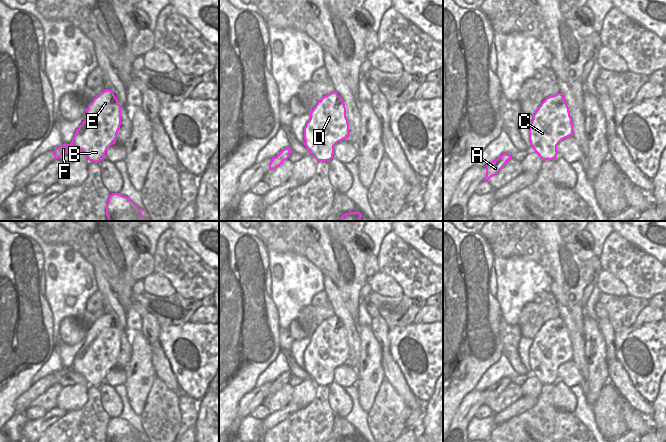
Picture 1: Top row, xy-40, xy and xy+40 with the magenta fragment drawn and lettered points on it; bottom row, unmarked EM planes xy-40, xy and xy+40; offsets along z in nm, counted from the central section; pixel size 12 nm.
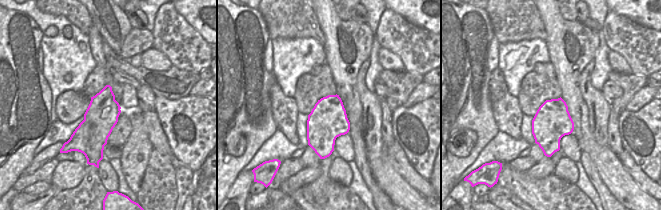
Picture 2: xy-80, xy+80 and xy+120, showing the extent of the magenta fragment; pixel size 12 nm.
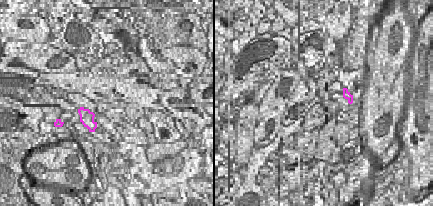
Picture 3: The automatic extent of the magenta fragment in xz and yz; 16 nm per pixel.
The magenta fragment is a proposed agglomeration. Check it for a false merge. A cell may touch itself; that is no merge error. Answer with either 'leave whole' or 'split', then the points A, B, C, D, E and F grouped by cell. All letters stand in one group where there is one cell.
split | A / B C D E F

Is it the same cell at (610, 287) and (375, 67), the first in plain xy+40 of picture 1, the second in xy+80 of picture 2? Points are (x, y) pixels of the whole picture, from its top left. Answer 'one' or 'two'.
two

